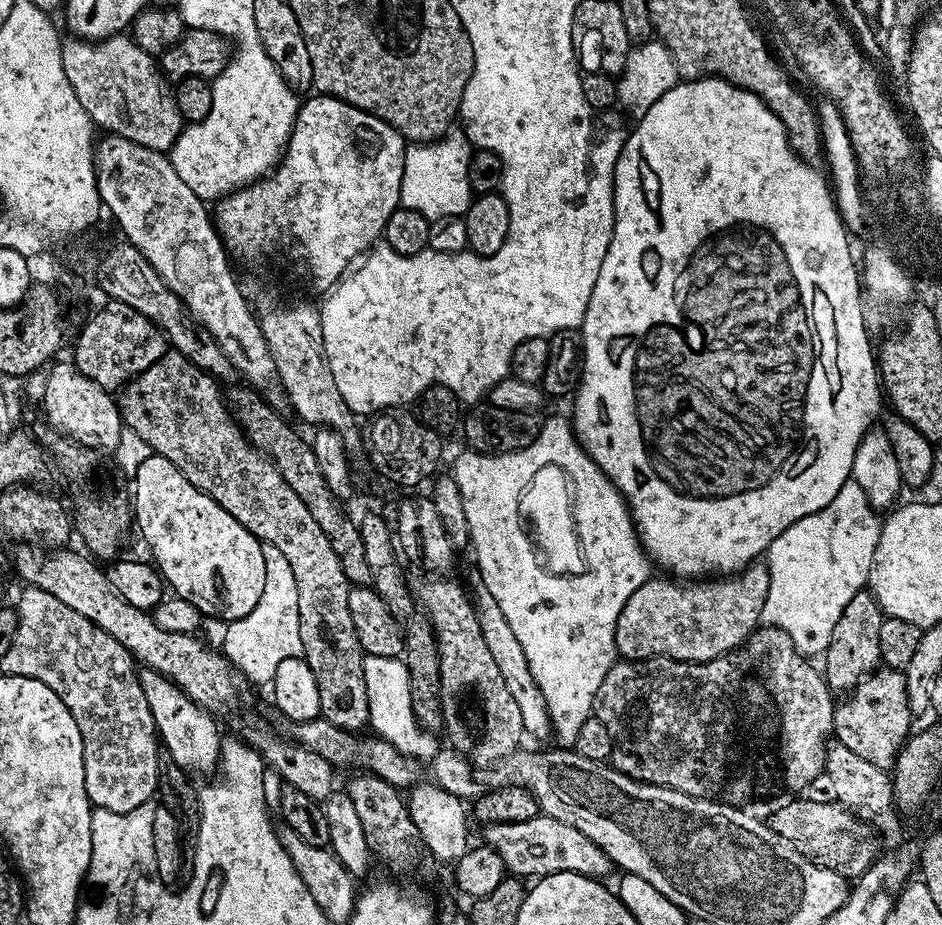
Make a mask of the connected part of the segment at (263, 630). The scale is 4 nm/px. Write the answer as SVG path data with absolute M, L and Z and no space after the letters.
M261 543L260 549L262 558L266 558L266 590L262 590L262 598L258 598L252 615L231 621L225 627L228 629L224 632L222 652L245 680L253 685L268 686L284 660L276 648L300 650L302 638L298 634L298 586L294 586L294 570L290 570L290 562L286 562L286 557L274 546Z

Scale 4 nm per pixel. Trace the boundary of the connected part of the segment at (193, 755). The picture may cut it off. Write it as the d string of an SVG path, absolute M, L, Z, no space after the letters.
M141 671L140 685L142 686L142 694L146 694L146 706L150 706L150 714L156 723L158 740L163 751L172 757L172 760L179 768L183 768L189 774L197 774L196 772L215 773L220 763L220 753L222 751L220 728L216 725L219 724L217 717L193 702L173 680L163 676L161 672Z

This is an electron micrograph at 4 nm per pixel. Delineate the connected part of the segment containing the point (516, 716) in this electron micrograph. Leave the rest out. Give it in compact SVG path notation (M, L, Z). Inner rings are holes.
M452 578L425 579L428 581L420 589L417 587L414 595L419 607L436 627L436 645L440 655L440 709L444 715L443 731L448 732L447 743L461 756L465 756L469 764L484 770L499 764L521 747L520 736L525 735L522 713L518 711L518 702L514 702L514 697L510 695L510 690L498 671L498 665L482 638L482 626L478 626L476 609L465 585L461 581L460 585L458 581L448 579Z

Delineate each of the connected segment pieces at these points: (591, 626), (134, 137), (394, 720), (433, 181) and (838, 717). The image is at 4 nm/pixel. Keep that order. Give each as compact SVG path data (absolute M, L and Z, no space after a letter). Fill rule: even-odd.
M567 415L545 419L541 423L538 438L534 438L534 442L530 442L530 446L522 450L480 453L468 448L454 464L452 475L458 483L462 506L465 507L470 548L471 551L476 551L475 567L480 569L482 582L486 582L486 590L494 594L502 614L506 614L510 630L514 630L522 651L526 653L526 662L530 662L530 674L534 674L534 682L538 682L538 690L542 690L542 698L546 698L555 739L560 739L564 746L575 745L578 730L582 730L582 722L593 715L602 678L606 678L606 674L618 660L614 640L618 614L622 614L622 606L626 606L630 594L634 594L634 590L638 590L638 586L642 586L650 578L650 557L636 535L636 526L628 512L628 503L624 501L624 496L616 489L614 482L606 478L605 472L592 463L591 456L576 439L571 419ZM550 468L559 468L568 476L571 484L575 530L582 546L586 569L579 574L565 575L568 576L565 580L551 576L556 574L540 565L541 557L522 523L520 511L520 499L525 490L536 479L537 474Z
M128 34L108 36L105 40L65 39L60 46L60 57L62 70L66 70L66 78L70 78L70 86L74 86L74 94L78 94L82 110L86 110L86 114L97 129L105 128L103 130L105 133L121 136L150 150L163 153L170 151L180 136L184 119L177 108L175 95L157 57L142 50L142 46L138 46Z
M365 656L366 694L368 695L368 723L379 739L390 742L403 756L411 756L420 762L431 761L441 751L437 733L425 732L416 720L410 698L410 674L403 659Z
M457 130L431 144L412 144L404 151L401 205L418 210L430 222L442 217L463 216L474 198L469 185L469 160L473 147Z
M879 667L869 676L863 677L860 683L852 689L847 698L835 705L832 713L832 732L835 739L842 745L847 746L849 750L854 750L858 758L866 758L870 766L878 766L885 770L891 769L904 746L905 740L908 739L913 731L914 714L908 705L908 695L906 694L906 678L903 671L899 668Z

